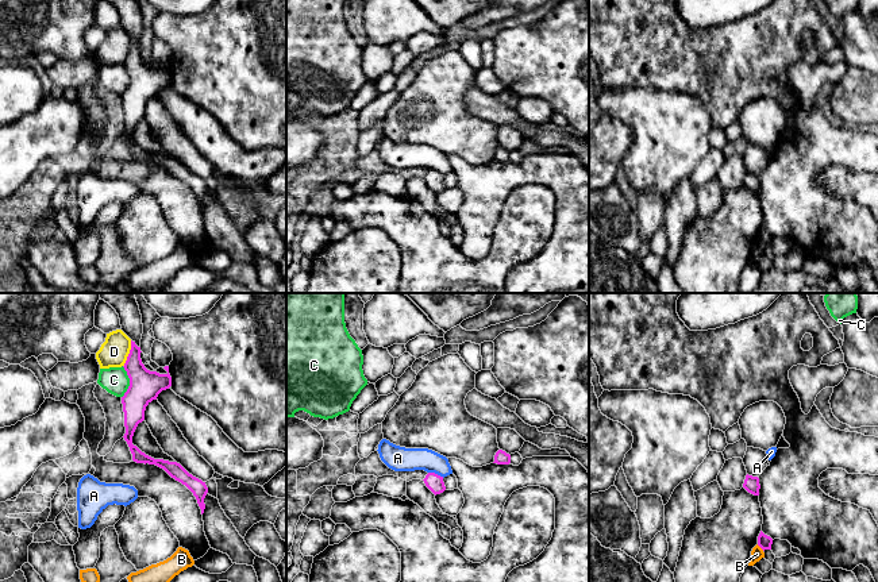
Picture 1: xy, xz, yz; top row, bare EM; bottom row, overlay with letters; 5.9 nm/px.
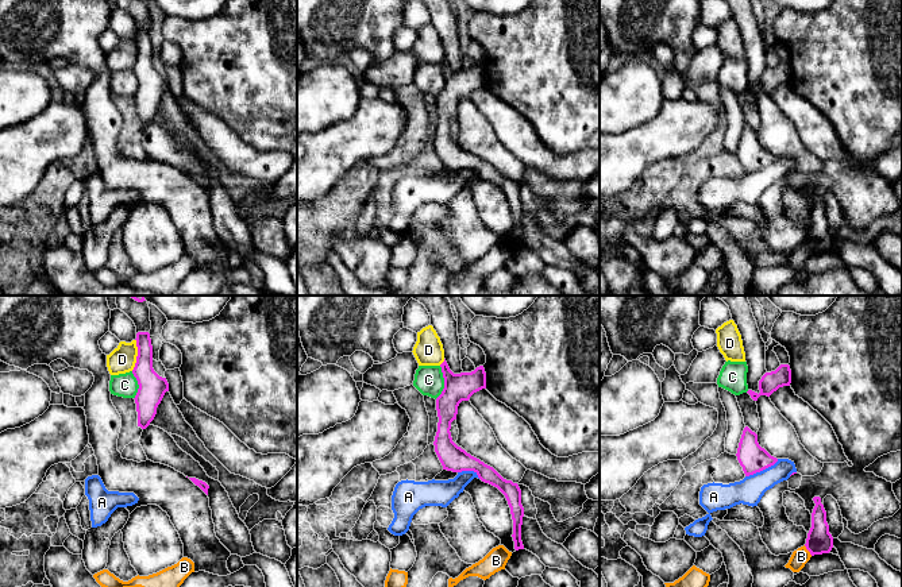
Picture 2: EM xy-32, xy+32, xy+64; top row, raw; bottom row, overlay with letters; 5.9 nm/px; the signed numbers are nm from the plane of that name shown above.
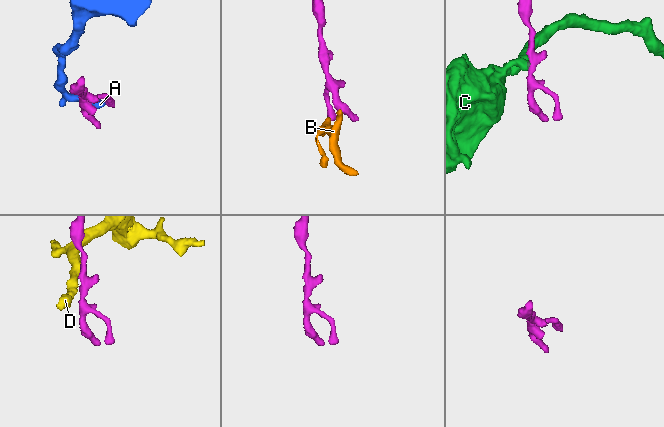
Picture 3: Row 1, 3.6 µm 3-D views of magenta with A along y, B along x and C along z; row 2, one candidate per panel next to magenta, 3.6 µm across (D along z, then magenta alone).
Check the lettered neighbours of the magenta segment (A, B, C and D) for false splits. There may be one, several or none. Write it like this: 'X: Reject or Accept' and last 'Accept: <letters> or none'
A: Reject
B: Reject
C: Reject
D: Reject
Accept: none

